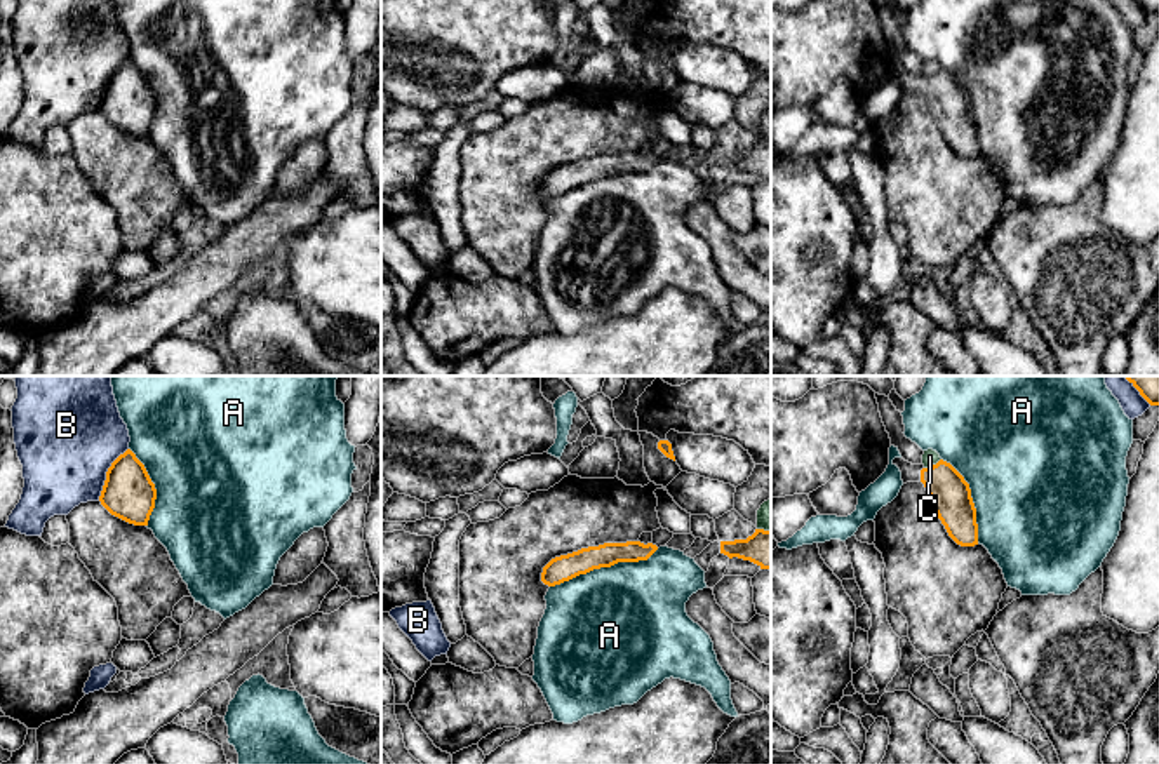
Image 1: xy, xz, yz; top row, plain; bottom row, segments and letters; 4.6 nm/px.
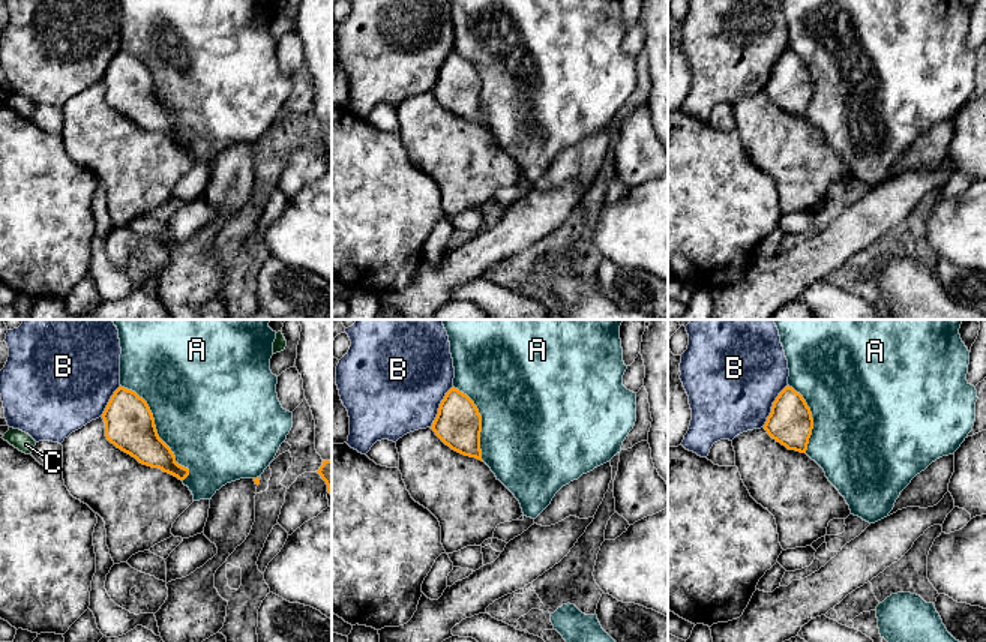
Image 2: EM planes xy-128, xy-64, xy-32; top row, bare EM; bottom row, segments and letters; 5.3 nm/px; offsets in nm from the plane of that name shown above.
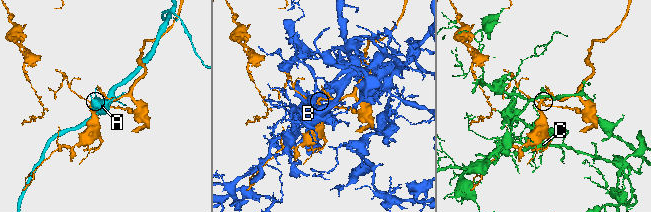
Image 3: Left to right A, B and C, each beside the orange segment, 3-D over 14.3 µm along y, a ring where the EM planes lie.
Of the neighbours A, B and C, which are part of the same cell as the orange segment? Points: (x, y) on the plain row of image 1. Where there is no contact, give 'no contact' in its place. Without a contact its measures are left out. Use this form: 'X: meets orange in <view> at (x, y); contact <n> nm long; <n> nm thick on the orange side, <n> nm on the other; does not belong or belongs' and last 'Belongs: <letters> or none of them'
A: meets orange in xz at (604, 176); contact 550 nm long; 120 nm thick on the orange side, 480 nm on the other; does not belong
B: meets orange in xy at (107, 84); contact 280 nm long; 240 nm thick on the orange side, 460 nm on the other; does not belong
C: meets orange in yz at (933, 75); contact 90 nm long; 190 nm thick on the orange side, 70 nm on the other; does not belong
Belongs: none of them

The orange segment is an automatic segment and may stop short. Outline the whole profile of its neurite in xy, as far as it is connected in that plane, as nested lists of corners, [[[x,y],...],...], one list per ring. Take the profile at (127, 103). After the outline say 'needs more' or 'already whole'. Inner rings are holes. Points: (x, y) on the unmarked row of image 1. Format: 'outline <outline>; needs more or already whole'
outline [[[127,59],[106,82],[101,115],[129,134],[148,136],[155,110],[157,99],[144,75]]]; already whole

